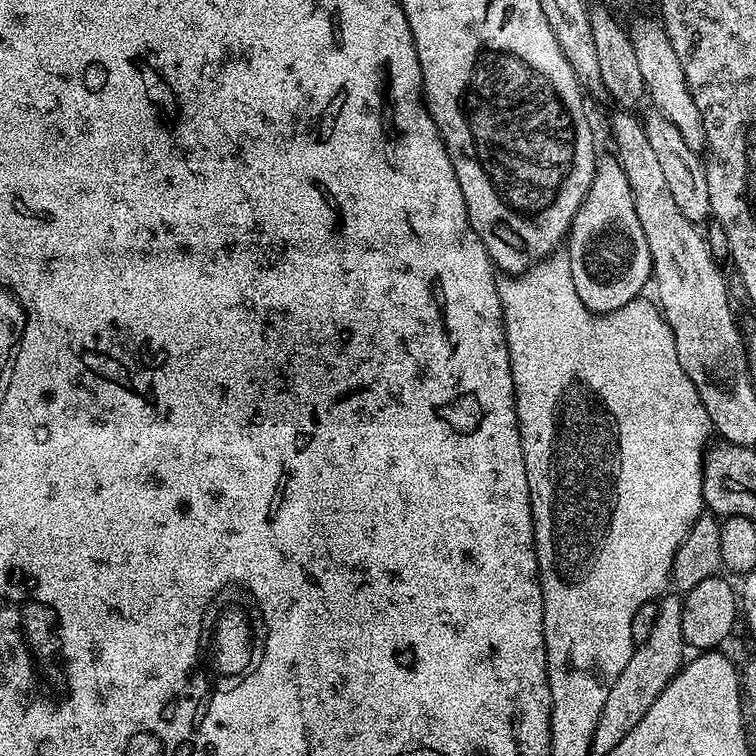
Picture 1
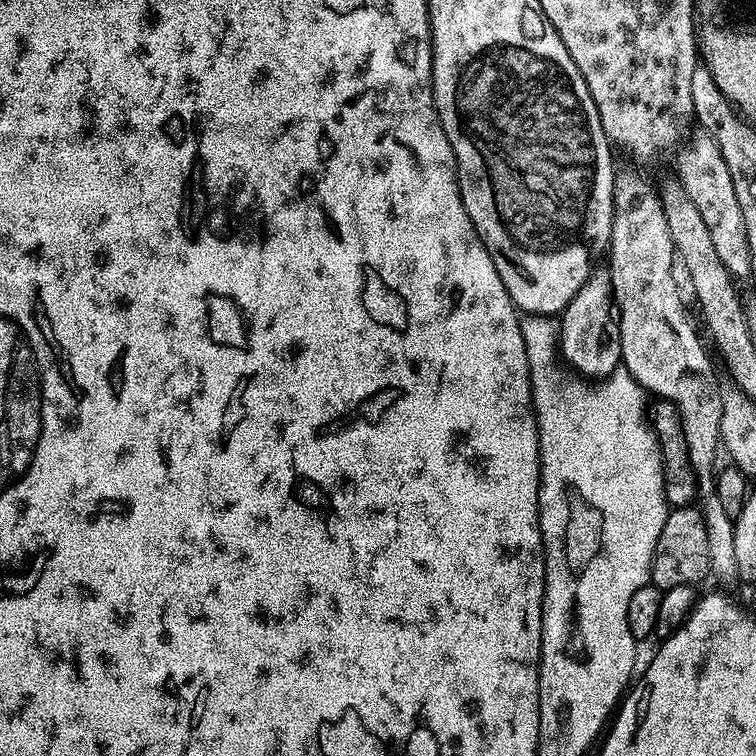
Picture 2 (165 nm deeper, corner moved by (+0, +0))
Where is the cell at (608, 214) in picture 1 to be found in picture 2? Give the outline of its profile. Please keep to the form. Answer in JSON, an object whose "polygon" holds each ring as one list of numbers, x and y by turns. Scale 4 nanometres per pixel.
{"polygon":[[597,267,559,317,558,351,581,377,603,378,621,367,619,334,620,326,614,315,612,273,607,267]]}

